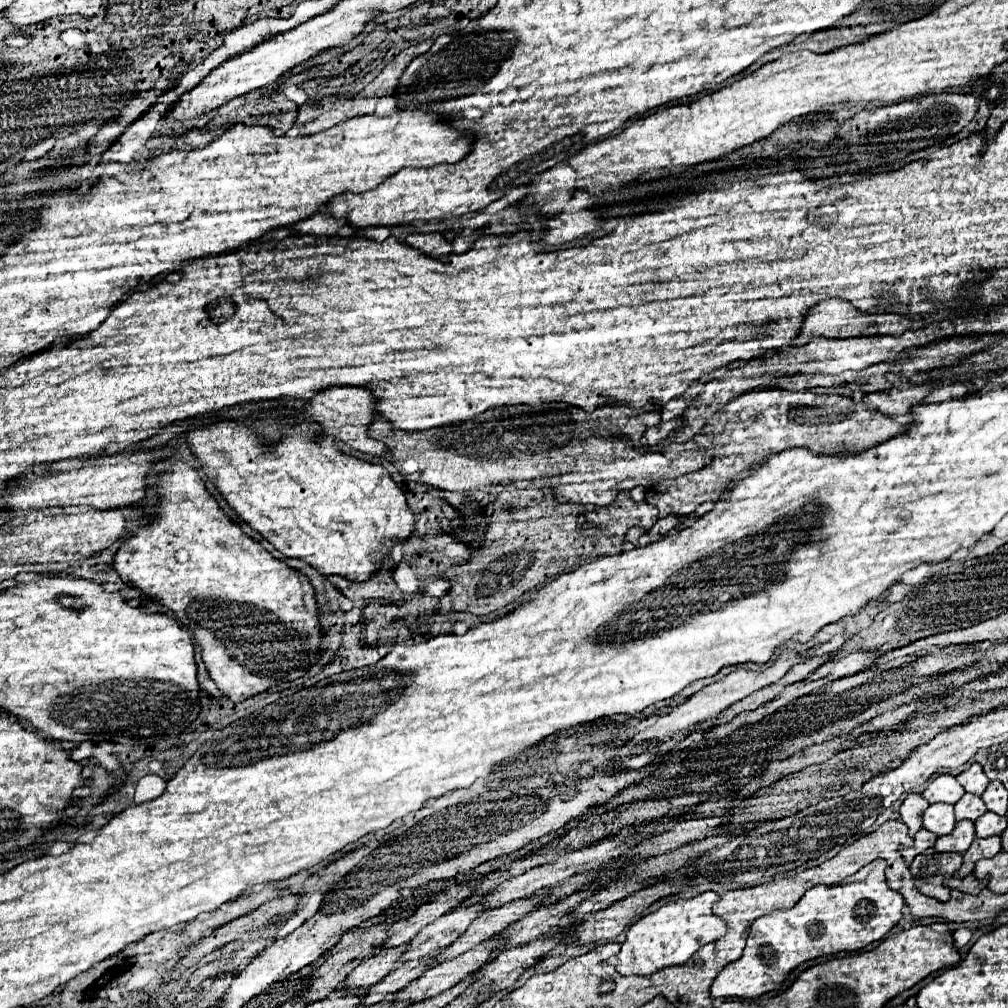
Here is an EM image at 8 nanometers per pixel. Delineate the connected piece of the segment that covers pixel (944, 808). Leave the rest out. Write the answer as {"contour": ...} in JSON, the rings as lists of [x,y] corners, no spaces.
{"contour":[[[931,804],[923,814],[923,828],[931,830],[937,836],[949,834],[955,828],[957,820],[953,814],[953,806],[949,804]]]}

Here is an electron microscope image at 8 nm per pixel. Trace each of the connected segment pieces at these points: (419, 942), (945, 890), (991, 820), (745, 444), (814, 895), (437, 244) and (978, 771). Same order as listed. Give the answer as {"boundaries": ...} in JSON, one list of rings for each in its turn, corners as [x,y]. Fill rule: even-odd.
{"boundaries":[[[[469,906],[469,908],[455,908],[447,916],[441,916],[439,920],[427,924],[421,928],[419,936],[415,940],[407,942],[407,950],[397,958],[397,964],[403,964],[407,960],[419,960],[423,956],[429,956],[437,952],[439,948],[451,944],[457,936],[465,932],[465,928],[471,924],[473,918],[477,918],[481,906]]],[[[927,850],[911,862],[911,874],[915,880],[915,888],[927,896],[933,896],[941,902],[949,900],[951,888],[945,886],[945,878],[953,876],[961,866],[961,854],[953,852],[935,852]]],[[[989,810],[983,816],[979,816],[979,820],[975,820],[975,832],[979,838],[1001,834],[1005,828],[1007,828],[1007,818],[993,814]]],[[[771,388],[767,392],[747,392],[747,396],[739,396],[739,400],[723,404],[699,430],[699,434],[683,444],[683,450],[705,448],[711,454],[711,462],[695,474],[679,476],[675,480],[665,480],[657,486],[651,486],[647,490],[645,502],[659,508],[661,518],[673,512],[687,516],[703,502],[719,500],[737,474],[787,448],[807,448],[815,454],[827,456],[859,454],[871,446],[883,444],[907,428],[911,428],[911,424],[899,424],[895,418],[883,416],[881,412],[871,412],[849,396],[791,392],[781,388]]],[[[873,860],[849,876],[845,884],[813,886],[793,908],[775,910],[755,920],[741,960],[727,964],[719,972],[711,984],[711,998],[757,998],[777,988],[805,960],[861,950],[875,940],[883,940],[901,920],[905,906],[903,896],[887,886],[885,866],[885,860]]],[[[431,232],[431,234],[413,234],[407,242],[415,242],[415,248],[421,250],[423,254],[437,254],[437,256],[447,256],[453,252],[451,244],[439,234],[439,232]]],[[[971,764],[967,770],[963,770],[959,776],[957,776],[957,782],[971,794],[983,794],[985,788],[987,788],[987,776],[983,774],[983,768],[981,764]]]]}

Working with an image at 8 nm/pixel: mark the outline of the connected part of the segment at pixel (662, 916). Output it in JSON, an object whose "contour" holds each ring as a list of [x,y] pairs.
{"contour":[[[703,892],[689,900],[667,902],[651,914],[645,914],[627,930],[627,938],[621,944],[621,952],[617,954],[617,972],[623,976],[651,976],[653,972],[685,964],[701,946],[719,940],[727,932],[727,924],[711,912],[713,902],[719,900],[715,892]]]}

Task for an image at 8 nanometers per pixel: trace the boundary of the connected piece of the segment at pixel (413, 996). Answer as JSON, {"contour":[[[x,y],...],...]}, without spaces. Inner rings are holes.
{"contour":[[[487,940],[465,952],[463,956],[427,968],[427,972],[423,972],[419,980],[413,980],[409,988],[403,988],[403,992],[393,994],[393,1000],[407,1000],[407,1004],[413,1004],[437,996],[439,992],[445,992],[463,978],[467,978],[467,974],[479,970],[491,958],[495,958],[495,946],[491,946],[491,940]]]}

